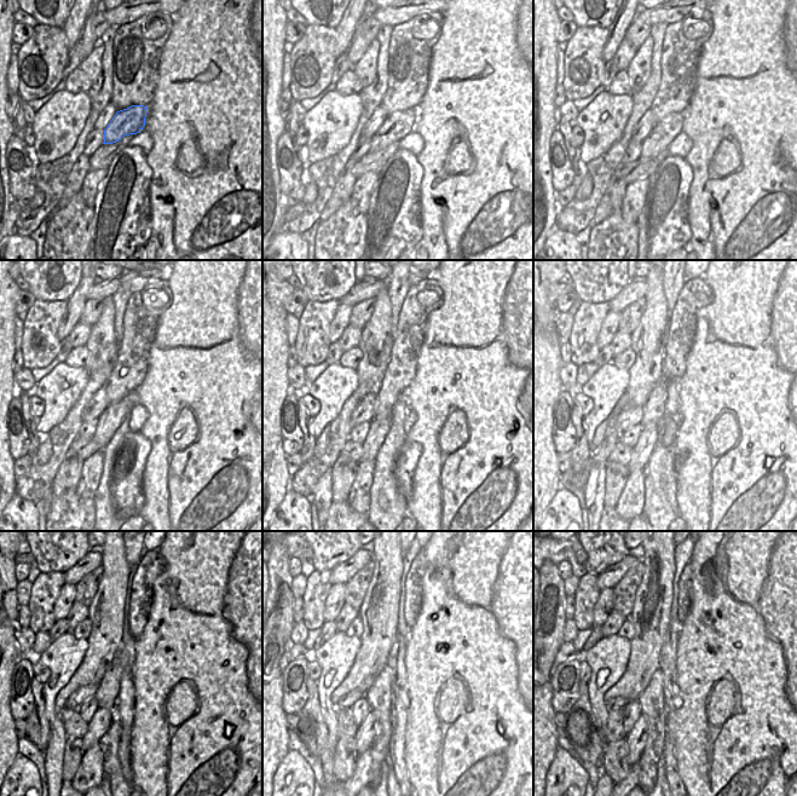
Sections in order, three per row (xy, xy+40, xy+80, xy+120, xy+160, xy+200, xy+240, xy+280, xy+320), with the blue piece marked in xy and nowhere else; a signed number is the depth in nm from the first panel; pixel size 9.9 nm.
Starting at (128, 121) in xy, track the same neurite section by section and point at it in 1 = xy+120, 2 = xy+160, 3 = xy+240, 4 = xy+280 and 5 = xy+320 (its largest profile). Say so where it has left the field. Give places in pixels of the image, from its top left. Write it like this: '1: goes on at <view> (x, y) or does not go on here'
1: goes on at xy+120 (109, 421)
2: goes on at xy+160 (379, 428)
3: goes on at xy+240 (102, 719)
4: goes on at xy+280 (368, 731)
5: goes on at xy+320 (636, 738)

